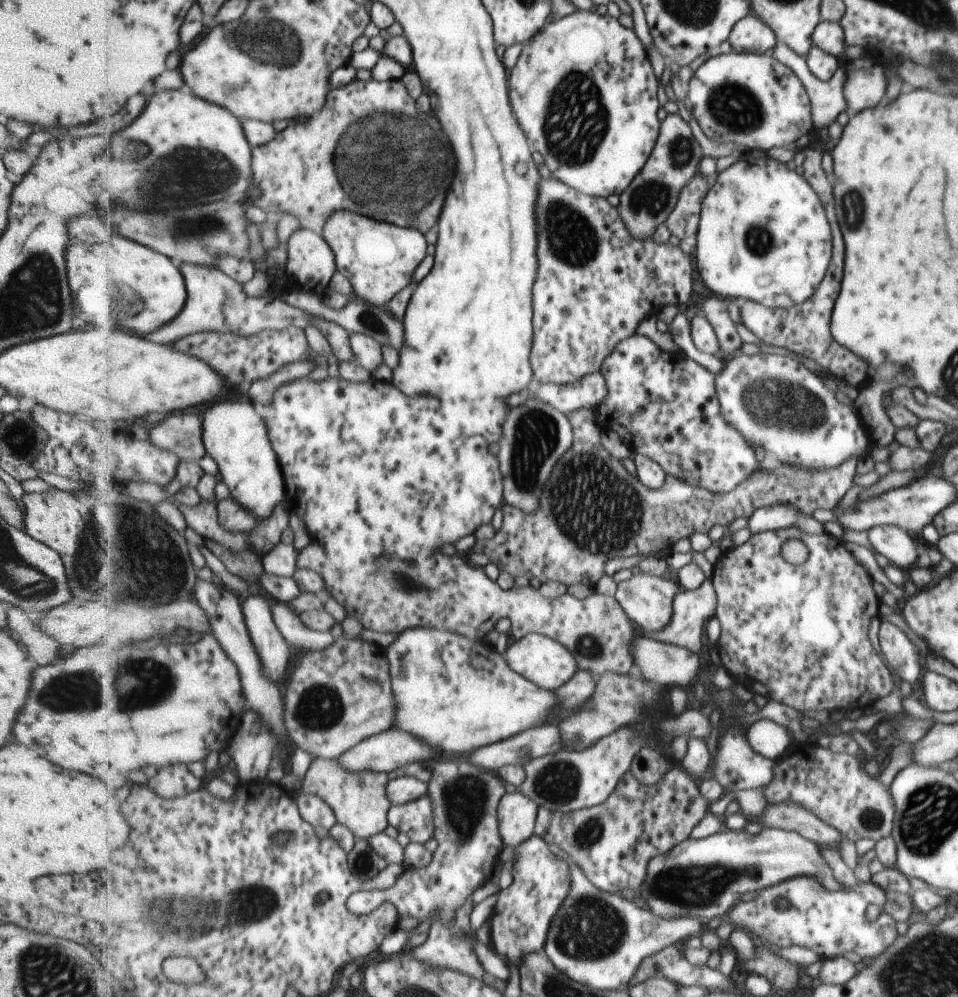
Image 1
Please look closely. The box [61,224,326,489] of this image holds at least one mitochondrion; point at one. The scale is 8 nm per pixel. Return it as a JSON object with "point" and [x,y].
{"point":[142,300]}

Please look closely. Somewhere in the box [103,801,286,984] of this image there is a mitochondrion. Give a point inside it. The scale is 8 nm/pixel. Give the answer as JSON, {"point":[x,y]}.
{"point":[183,914]}

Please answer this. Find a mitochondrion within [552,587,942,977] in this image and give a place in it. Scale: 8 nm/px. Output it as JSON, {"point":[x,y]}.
{"point":[688,885]}

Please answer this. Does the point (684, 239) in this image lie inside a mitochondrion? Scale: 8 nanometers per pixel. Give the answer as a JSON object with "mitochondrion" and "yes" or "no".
{"mitochondrion":"no"}

